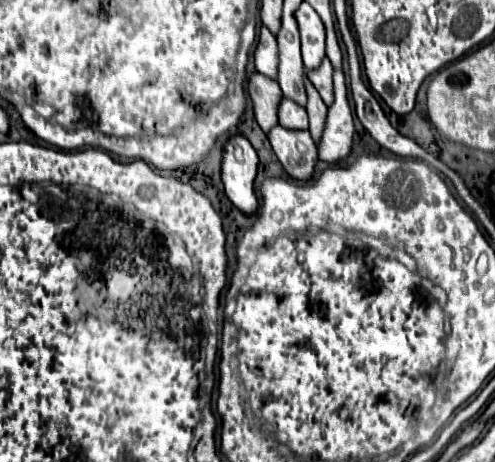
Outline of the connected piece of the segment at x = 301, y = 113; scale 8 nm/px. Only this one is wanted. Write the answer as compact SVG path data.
M282 99L280 101L280 125L282 127L288 127L292 131L302 131L302 129L308 129L308 115L306 115L306 109L300 107L298 103L290 101L290 99Z

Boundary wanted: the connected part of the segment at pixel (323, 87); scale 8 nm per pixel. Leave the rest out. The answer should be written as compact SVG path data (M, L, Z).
M328 59L322 61L322 67L320 67L320 69L308 73L310 83L316 87L316 91L320 93L322 101L324 101L328 107L332 105L332 99L334 99L334 91L332 91L332 73L334 73L334 69L332 69L332 65L330 65Z

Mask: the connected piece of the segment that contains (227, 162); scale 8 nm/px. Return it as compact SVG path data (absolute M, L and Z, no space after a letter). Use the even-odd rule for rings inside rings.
M242 135L232 137L224 149L222 181L226 187L228 199L244 215L254 215L258 211L258 197L254 191L256 173L258 173L258 155L254 147ZM232 143L236 147L232 147ZM236 149L240 149L240 153Z

